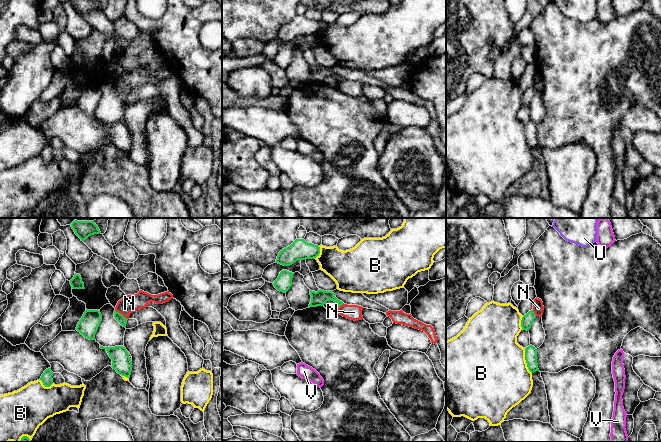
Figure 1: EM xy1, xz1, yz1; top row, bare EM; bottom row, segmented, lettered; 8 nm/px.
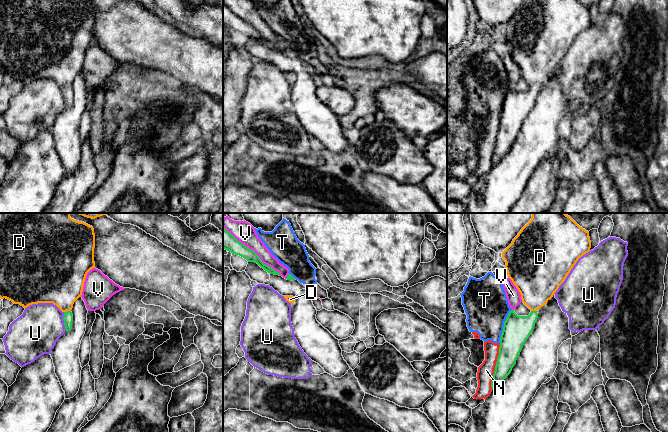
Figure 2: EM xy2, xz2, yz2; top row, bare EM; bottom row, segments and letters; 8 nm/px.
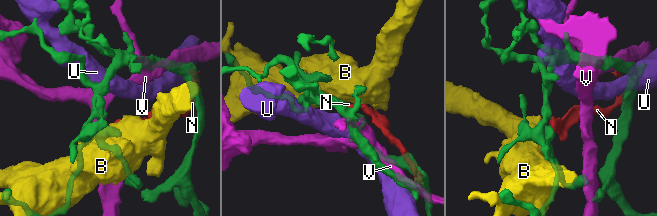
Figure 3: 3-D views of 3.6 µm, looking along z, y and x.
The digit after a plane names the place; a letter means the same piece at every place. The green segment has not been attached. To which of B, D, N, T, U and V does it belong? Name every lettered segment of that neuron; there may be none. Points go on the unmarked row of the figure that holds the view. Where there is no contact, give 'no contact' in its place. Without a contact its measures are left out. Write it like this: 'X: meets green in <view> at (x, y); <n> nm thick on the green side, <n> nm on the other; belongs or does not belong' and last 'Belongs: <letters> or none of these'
B: meets green in yz1 at (526, 137); 100 nm thick on the green side, 500 nm on the other; does not belong
D: meets green in xy2 at (67, 87); 80 nm thick on the green side, 380 nm on the other; belongs
N: meets green in yz2 at (495, 142); 190 nm thick on the green side, 130 nm on the other; does not belong
T: meets green in yz2 at (503, 102); 220 nm thick on the green side, 360 nm on the other; does not belong
U: meets green in xy2 at (64, 97); 80 nm thick on the green side, 360 nm on the other; does not belong
V: meets green in xz2 at (253, 27); 140 nm thick on the green side, 160 nm on the other; does not belong
Belongs: D

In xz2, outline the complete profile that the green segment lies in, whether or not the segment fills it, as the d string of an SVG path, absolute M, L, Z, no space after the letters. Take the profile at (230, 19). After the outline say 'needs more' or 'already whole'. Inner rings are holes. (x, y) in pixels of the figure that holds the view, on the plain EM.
M223 3L223 25L231 28L232 30L239 31L246 35L248 38L255 38L265 47L270 50L280 51L272 43L264 40L260 33L244 20L240 19L229 7Z | already whole

